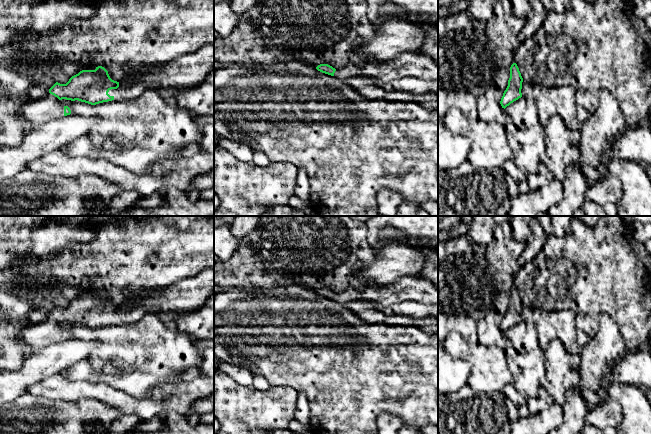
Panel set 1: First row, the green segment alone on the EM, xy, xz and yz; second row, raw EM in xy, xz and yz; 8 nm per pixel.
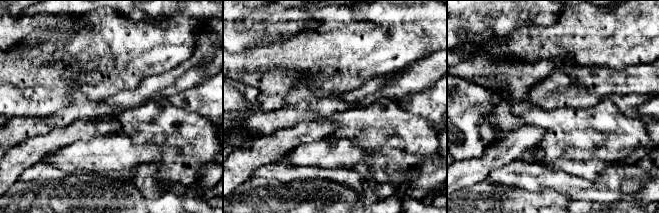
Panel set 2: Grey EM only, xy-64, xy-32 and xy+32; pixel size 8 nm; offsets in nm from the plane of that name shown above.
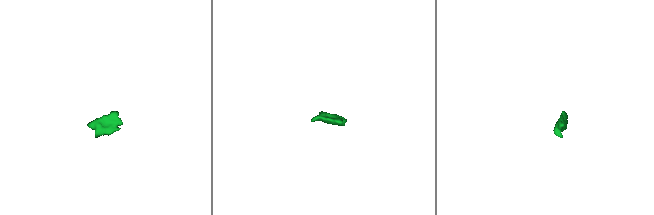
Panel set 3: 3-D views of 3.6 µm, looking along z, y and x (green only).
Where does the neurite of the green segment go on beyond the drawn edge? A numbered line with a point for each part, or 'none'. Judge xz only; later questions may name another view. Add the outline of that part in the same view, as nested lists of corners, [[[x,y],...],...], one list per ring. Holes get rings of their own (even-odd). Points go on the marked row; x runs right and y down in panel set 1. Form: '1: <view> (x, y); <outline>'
1: xz (416, 65); [[[404,53],[391,61],[376,61],[360,66],[347,65],[336,69],[334,77],[372,77],[383,82],[412,77],[422,80],[438,80],[438,63],[421,53]]]

